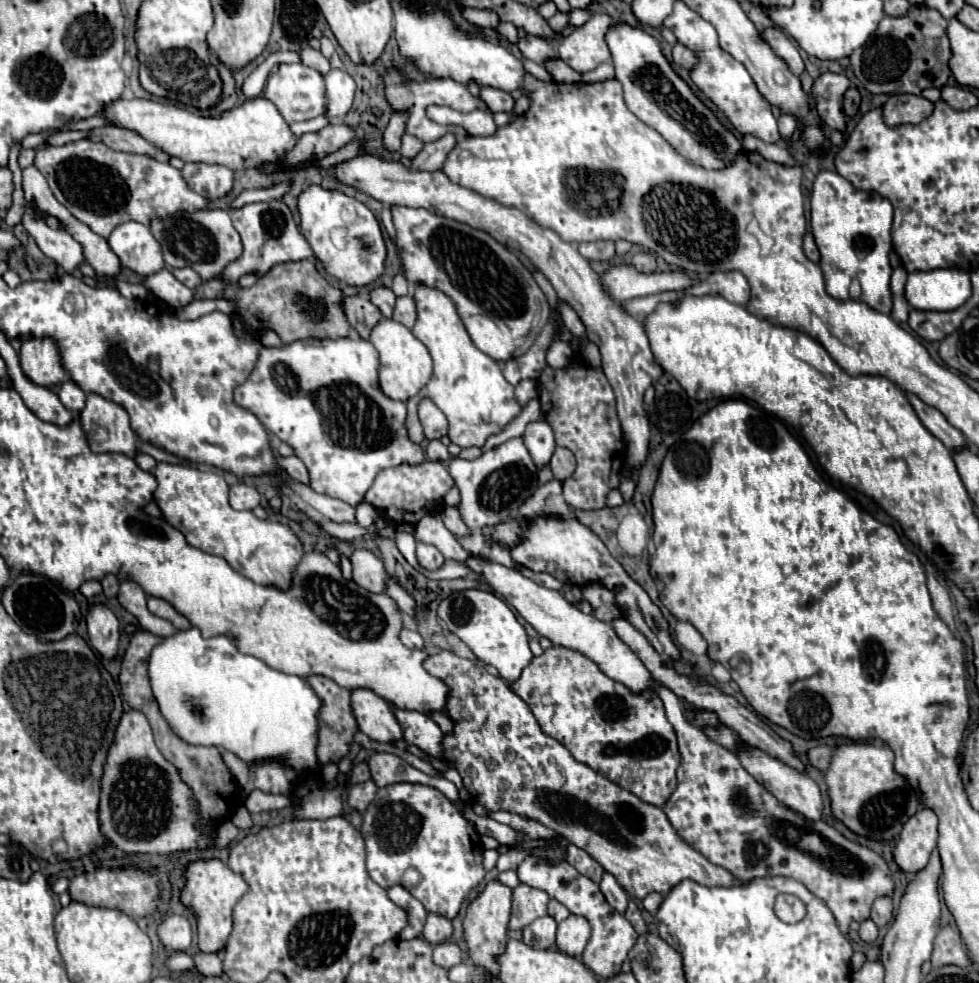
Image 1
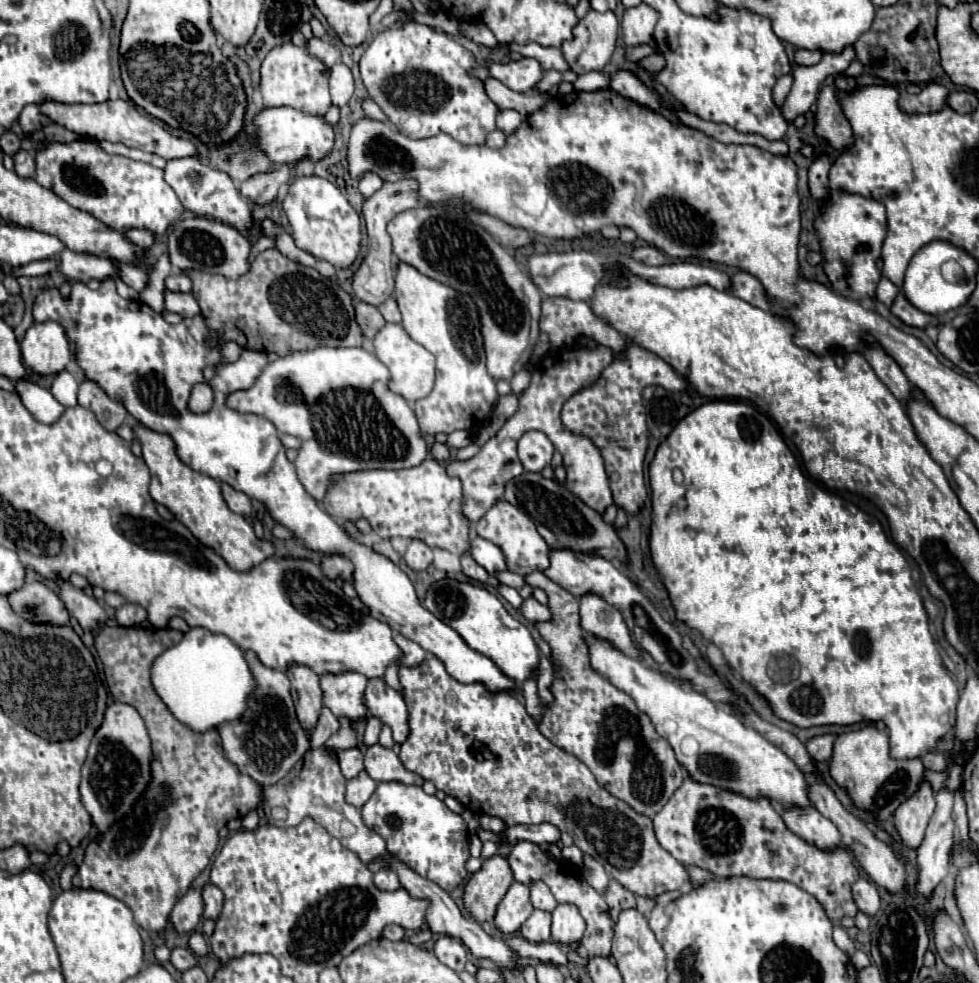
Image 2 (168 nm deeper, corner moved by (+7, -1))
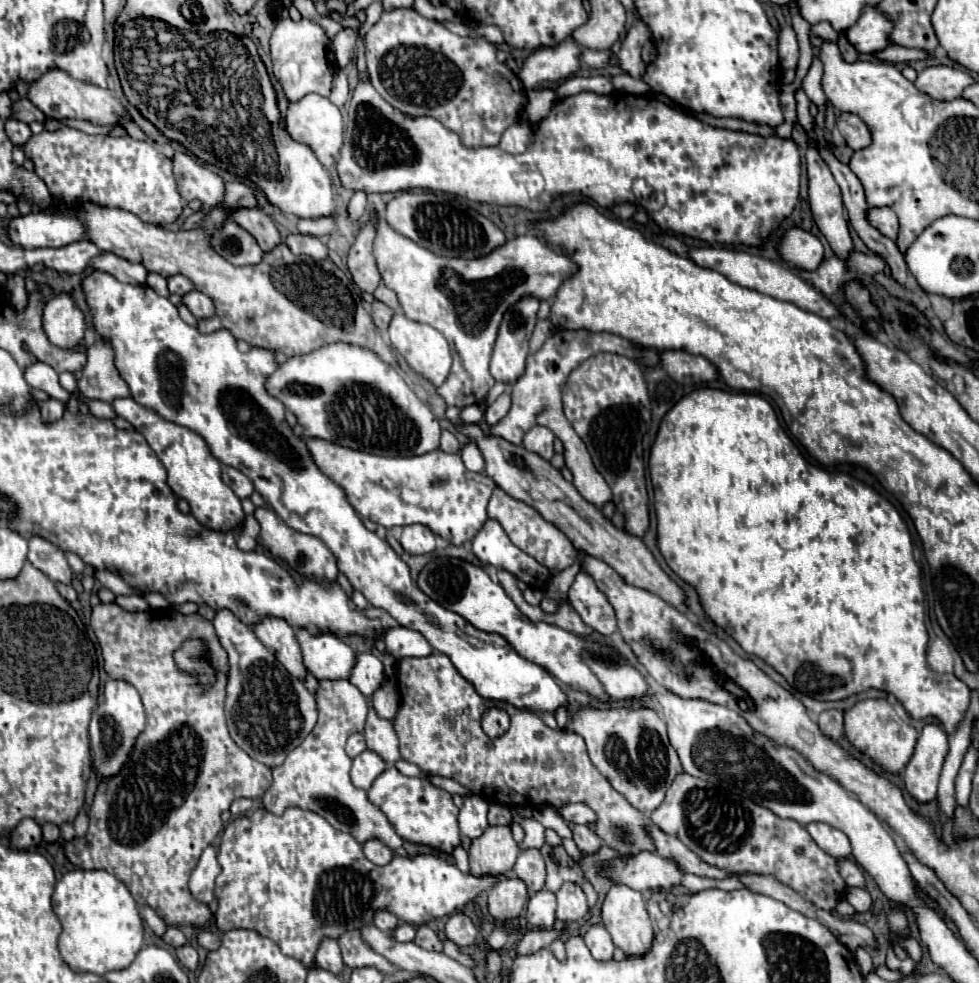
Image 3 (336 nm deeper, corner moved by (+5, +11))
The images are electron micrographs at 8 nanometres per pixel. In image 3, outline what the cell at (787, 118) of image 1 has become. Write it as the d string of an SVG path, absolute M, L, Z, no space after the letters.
M865 5L859 21L847 29L847 39L859 53L873 55L879 49L891 45L889 37L893 27L895 25L891 25L891 19L883 17L883 13L879 13L877 7Z

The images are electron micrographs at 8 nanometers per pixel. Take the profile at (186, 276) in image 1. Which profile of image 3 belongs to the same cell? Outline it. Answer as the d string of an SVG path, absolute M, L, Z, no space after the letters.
M173 275L173 277L169 277L167 279L169 281L169 291L171 293L177 293L177 295L185 295L185 293L189 293L189 291L193 291L193 283L187 279L187 277L183 277L183 275Z

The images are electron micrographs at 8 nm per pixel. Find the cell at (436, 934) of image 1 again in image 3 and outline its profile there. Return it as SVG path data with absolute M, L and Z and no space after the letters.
M401 923L401 925L397 925L397 927L393 929L393 937L395 937L397 941L403 941L403 943L413 941L413 937L415 937L415 927L413 927L413 925L407 925L407 923Z

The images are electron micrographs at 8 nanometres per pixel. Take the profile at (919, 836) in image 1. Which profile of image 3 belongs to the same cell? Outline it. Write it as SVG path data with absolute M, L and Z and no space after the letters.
M927 723L921 729L911 761L903 769L905 787L917 801L931 801L937 797L937 783L947 749L947 733L939 725Z

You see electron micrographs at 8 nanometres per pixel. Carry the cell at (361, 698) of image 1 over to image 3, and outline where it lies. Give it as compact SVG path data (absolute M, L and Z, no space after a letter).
M295 627L295 637L303 653L305 667L317 679L349 679L355 663L355 651L333 633L311 635L303 627Z

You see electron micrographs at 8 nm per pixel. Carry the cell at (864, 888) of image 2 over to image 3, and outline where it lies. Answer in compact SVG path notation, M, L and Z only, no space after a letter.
M841 859L839 861L839 873L841 873L841 877L845 879L847 885L865 887L865 877L863 877L863 871L857 863L853 863L849 859Z

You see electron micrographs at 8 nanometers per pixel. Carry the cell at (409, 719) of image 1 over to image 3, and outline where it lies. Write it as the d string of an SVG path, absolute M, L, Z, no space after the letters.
M355 653L355 669L351 669L349 681L365 695L371 697L373 691L383 683L383 663L375 653Z

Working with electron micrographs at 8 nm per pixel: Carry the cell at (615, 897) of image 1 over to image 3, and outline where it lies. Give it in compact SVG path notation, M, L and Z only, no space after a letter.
M573 825L573 841L583 853L593 853L601 847L601 839L587 825Z

